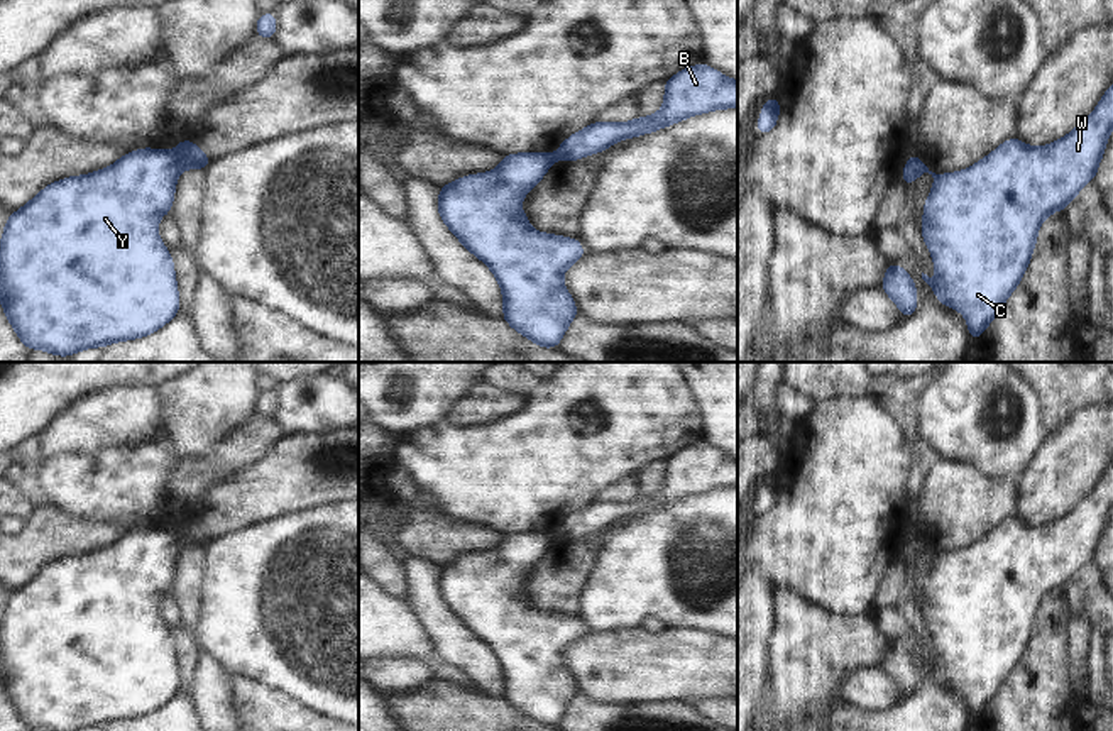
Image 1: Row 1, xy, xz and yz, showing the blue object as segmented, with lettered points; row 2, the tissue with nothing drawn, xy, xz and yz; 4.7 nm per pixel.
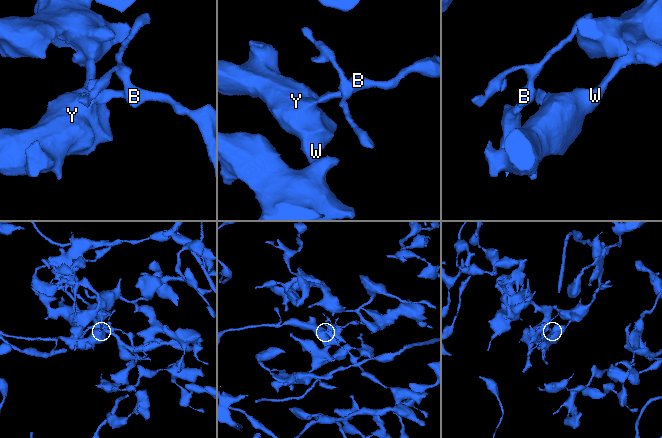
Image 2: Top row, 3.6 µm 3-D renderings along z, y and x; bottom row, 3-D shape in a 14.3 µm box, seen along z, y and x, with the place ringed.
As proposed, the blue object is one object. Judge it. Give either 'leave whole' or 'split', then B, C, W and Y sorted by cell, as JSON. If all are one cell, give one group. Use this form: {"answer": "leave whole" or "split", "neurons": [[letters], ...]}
{"answer": "split", "neurons": [["B"], ["C", "W", "Y"]]}

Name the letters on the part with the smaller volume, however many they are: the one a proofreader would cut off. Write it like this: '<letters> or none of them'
B

